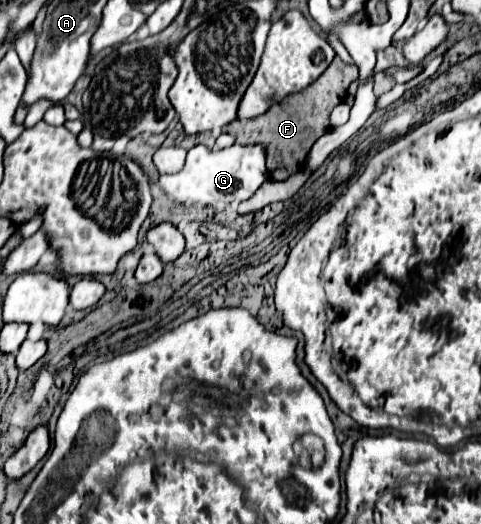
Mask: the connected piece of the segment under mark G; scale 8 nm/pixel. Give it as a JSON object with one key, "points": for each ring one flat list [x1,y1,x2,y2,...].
{"points":[[196,145,188,151,186,165,182,171,172,175,160,175,160,187,178,203,222,207,250,199,266,179,268,169,264,145,232,145,220,151,210,151,204,145]]}

